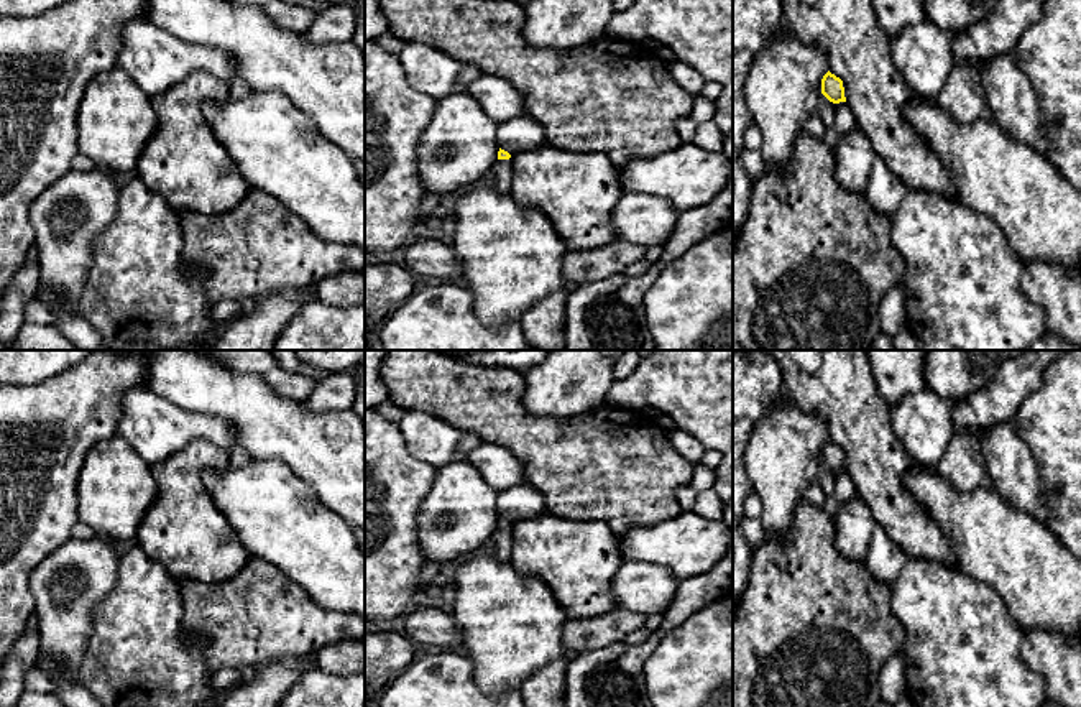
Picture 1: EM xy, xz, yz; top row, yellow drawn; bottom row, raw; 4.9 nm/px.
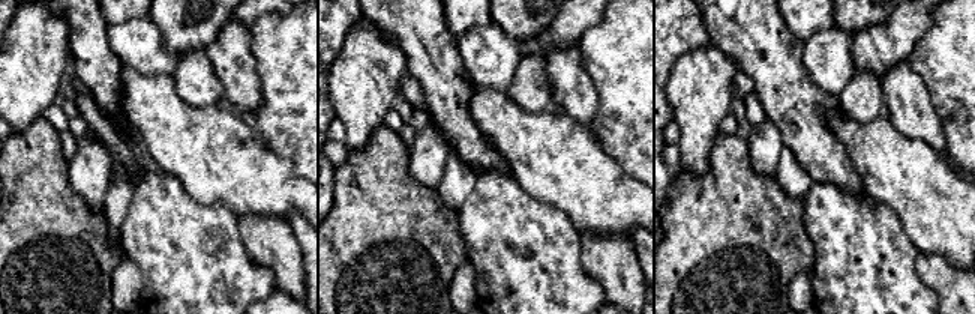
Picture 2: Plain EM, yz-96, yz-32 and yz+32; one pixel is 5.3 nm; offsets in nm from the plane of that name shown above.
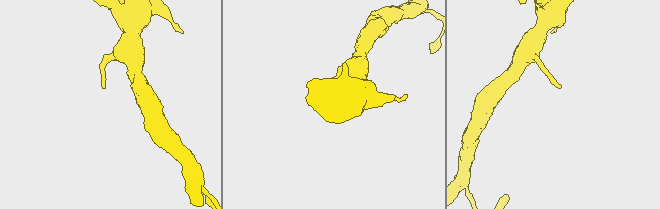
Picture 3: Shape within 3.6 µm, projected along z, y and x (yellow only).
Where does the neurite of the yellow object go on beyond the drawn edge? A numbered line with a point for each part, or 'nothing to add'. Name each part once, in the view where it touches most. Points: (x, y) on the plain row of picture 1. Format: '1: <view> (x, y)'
nothing to add

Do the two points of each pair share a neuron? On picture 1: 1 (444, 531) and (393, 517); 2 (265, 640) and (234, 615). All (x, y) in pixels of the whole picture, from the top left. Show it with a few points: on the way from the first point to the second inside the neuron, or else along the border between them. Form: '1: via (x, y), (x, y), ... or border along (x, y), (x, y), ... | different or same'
1: border along (431, 487), (418, 515), (418, 545), (426, 561) | different
2: via (257, 632), (242, 620) | same

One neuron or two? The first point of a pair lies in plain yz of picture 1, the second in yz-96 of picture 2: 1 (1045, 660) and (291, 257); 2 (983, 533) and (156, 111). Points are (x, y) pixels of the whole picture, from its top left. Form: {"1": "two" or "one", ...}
{"1": "one", "2": "one"}

